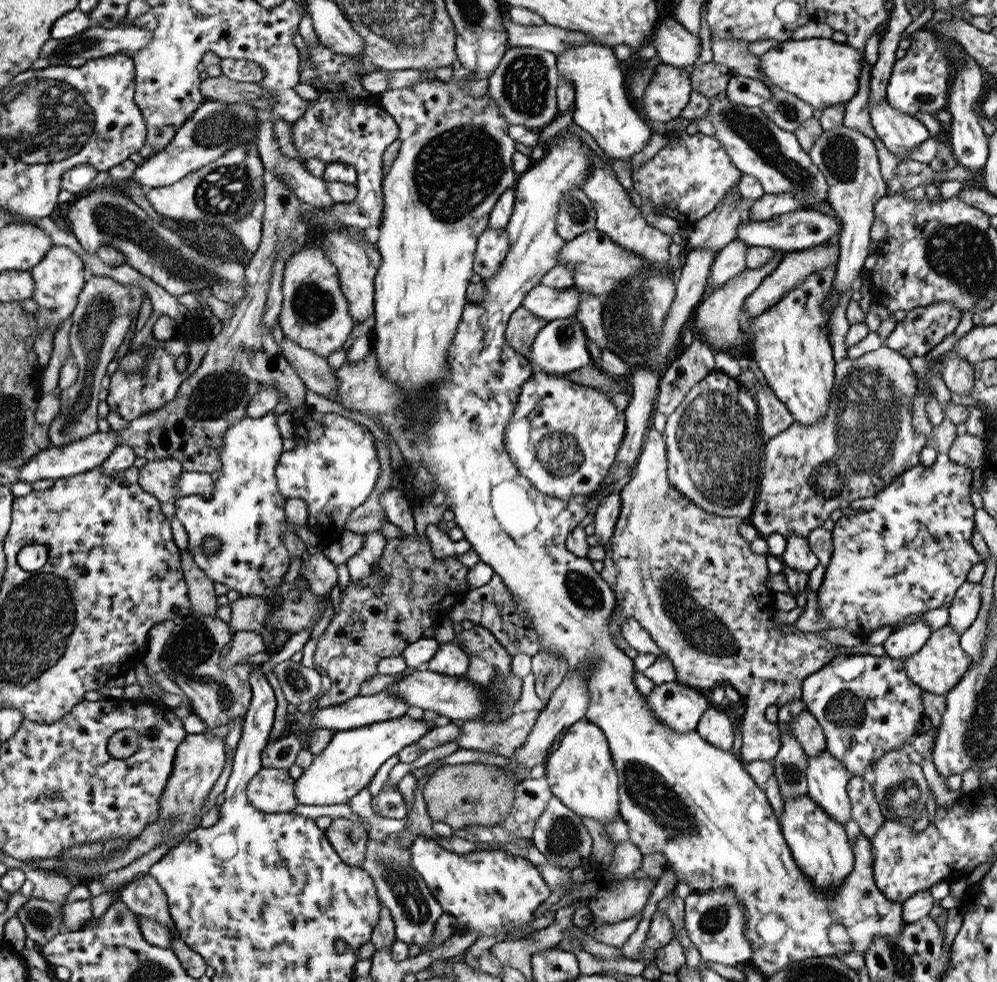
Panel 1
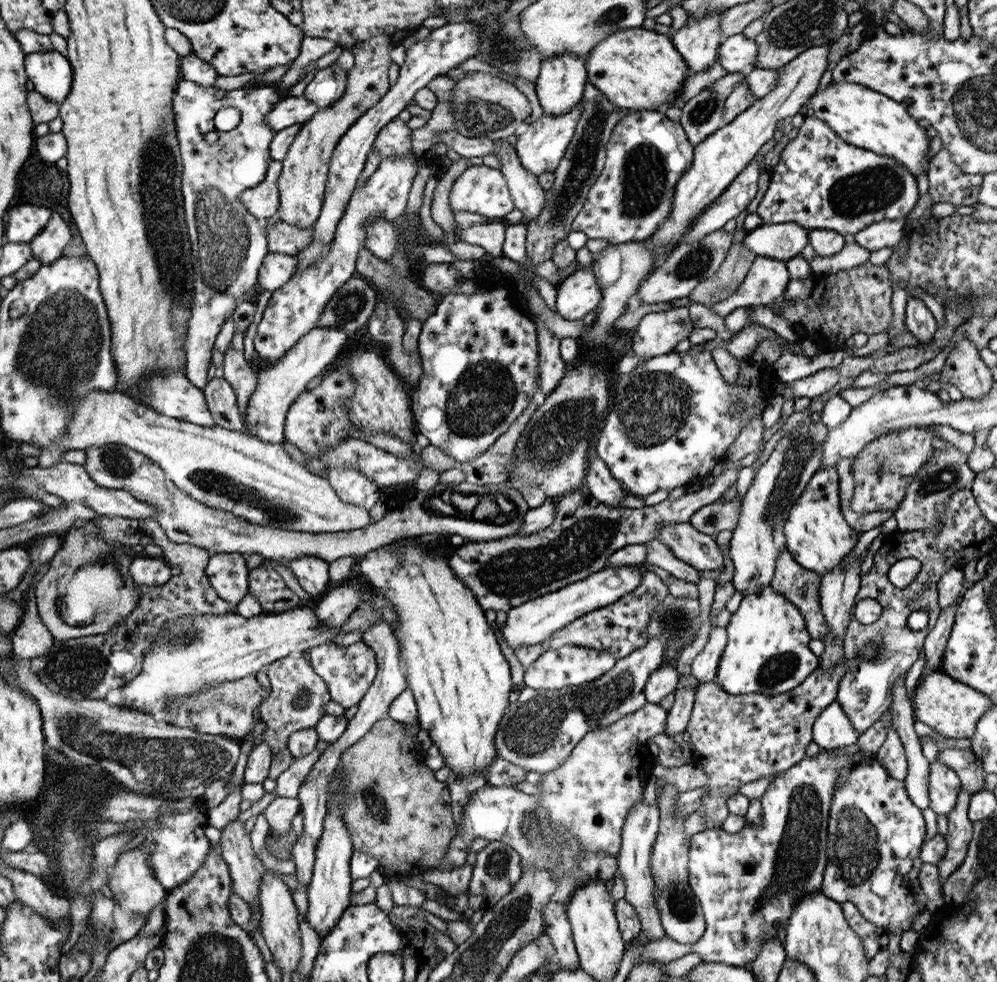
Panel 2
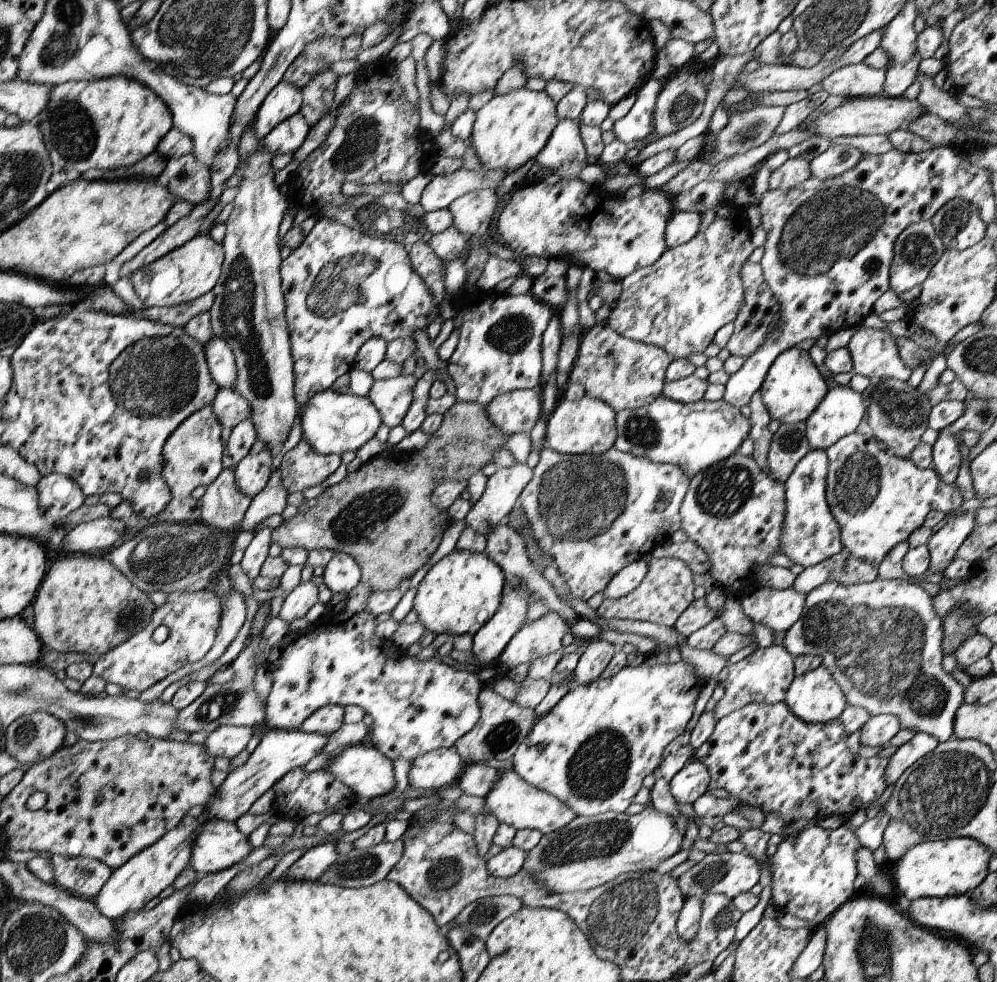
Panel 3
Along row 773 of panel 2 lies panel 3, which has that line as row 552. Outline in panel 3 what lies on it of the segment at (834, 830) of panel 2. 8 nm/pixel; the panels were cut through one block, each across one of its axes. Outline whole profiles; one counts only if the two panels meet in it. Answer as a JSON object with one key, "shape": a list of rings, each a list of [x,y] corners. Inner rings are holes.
{"shape":[[[854,431],[836,444],[825,450],[828,458],[828,474],[826,475],[826,498],[832,516],[840,527],[842,546],[852,556],[870,562],[879,568],[886,553],[896,544],[906,542],[917,528],[920,528],[930,510],[939,510],[945,513],[958,510],[964,502],[960,488],[954,484],[946,484],[934,467],[918,468],[910,459],[896,458],[889,450],[884,451],[878,446],[878,440],[866,434]]]}

